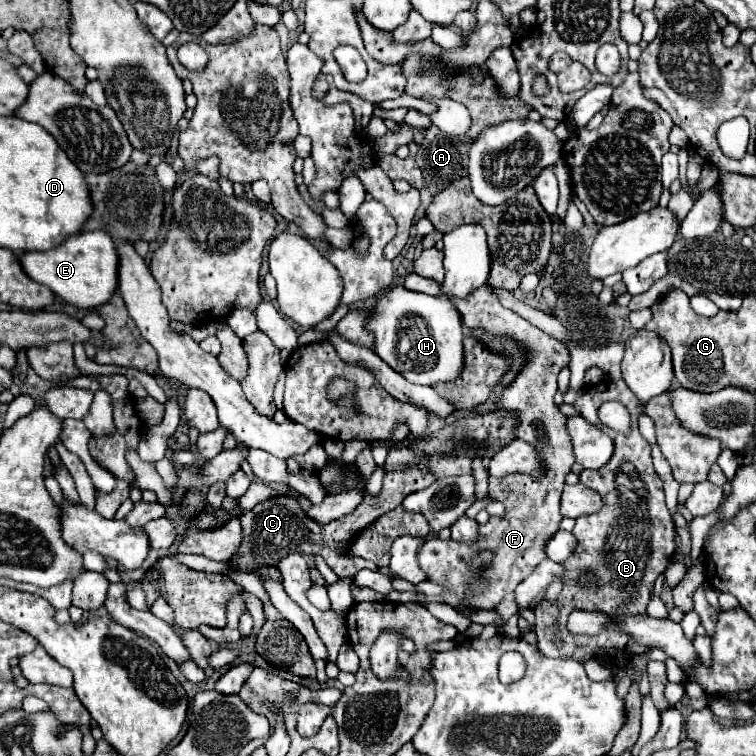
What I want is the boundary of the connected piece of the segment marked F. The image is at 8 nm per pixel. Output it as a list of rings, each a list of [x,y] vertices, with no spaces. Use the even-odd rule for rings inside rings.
[[[488,285],[472,291],[464,301],[458,301],[456,307],[468,329],[482,329],[494,337],[508,337],[516,341],[518,347],[524,351],[526,363],[514,377],[514,381],[502,389],[496,411],[508,411],[516,415],[518,423],[514,425],[514,435],[534,445],[538,449],[538,455],[542,457],[542,465],[546,465],[546,473],[542,477],[530,477],[522,473],[490,477],[488,495],[496,501],[504,501],[506,513],[504,517],[490,517],[490,521],[486,525],[480,525],[478,529],[478,553],[494,553],[492,561],[480,571],[472,571],[468,567],[470,559],[474,557],[474,547],[466,543],[462,545],[452,539],[442,541],[428,535],[426,541],[420,545],[418,563],[427,579],[445,589],[445,603],[452,605],[460,615],[468,615],[474,611],[496,609],[496,605],[506,595],[510,595],[516,585],[540,565],[542,559],[546,559],[546,541],[558,531],[562,521],[560,495],[564,487],[564,477],[574,465],[574,455],[570,451],[570,439],[564,429],[566,417],[558,411],[554,403],[554,395],[558,391],[558,371],[570,363],[568,349],[560,341],[548,337],[546,333],[524,321],[518,313],[502,307],[500,299]]]

